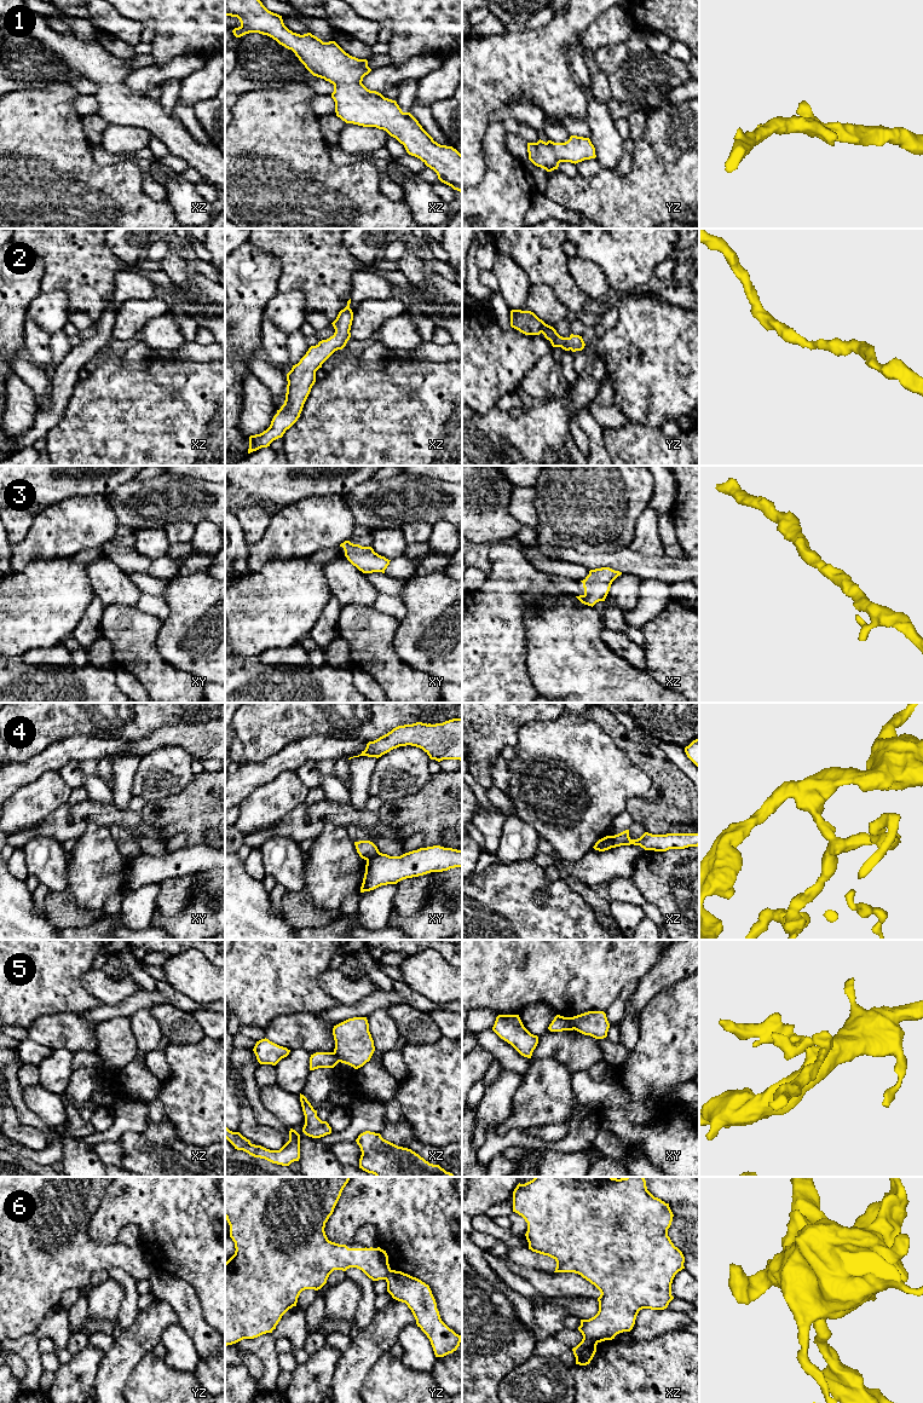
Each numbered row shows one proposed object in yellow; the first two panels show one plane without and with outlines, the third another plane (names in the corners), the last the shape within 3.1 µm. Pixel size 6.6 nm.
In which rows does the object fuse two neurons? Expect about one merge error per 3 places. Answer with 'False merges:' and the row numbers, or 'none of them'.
False merges: 4, 5, 6

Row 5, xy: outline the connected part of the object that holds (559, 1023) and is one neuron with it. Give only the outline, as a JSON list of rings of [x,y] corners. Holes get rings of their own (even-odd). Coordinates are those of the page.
[[[556,1015],[549,1024],[548,1029],[550,1032],[573,1030],[571,1017]]]

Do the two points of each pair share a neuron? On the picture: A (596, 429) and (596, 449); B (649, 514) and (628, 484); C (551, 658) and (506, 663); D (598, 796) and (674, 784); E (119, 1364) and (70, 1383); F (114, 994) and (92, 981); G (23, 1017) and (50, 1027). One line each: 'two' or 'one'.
A: one
B: two
C: two
D: two
E: two
F: one
G: two

